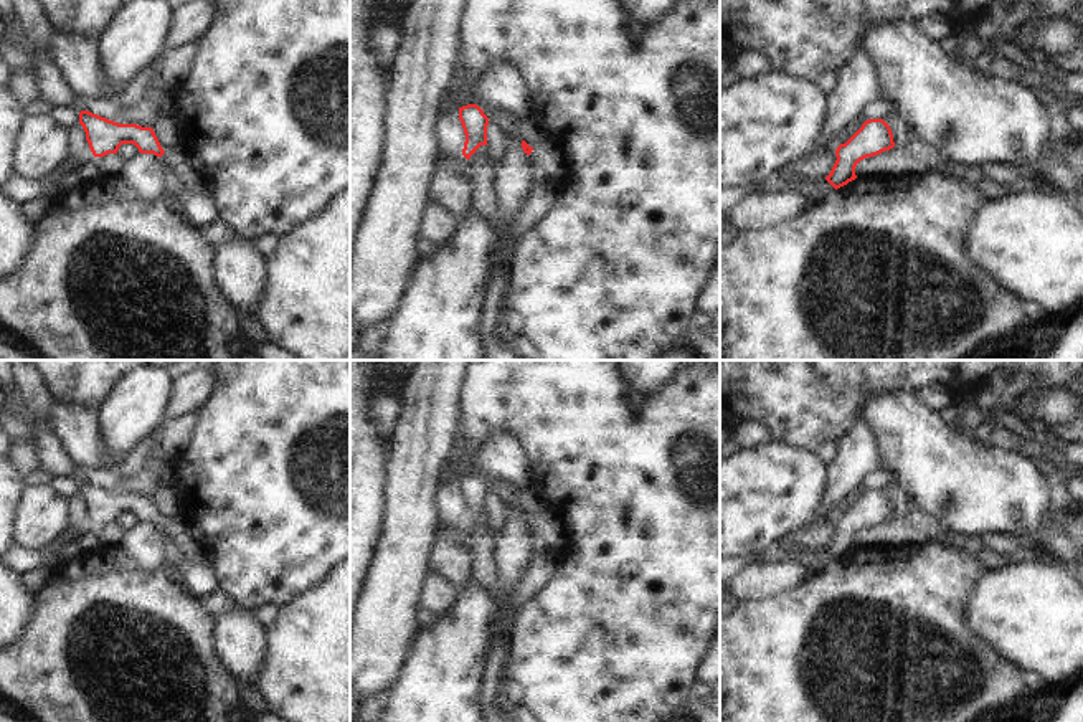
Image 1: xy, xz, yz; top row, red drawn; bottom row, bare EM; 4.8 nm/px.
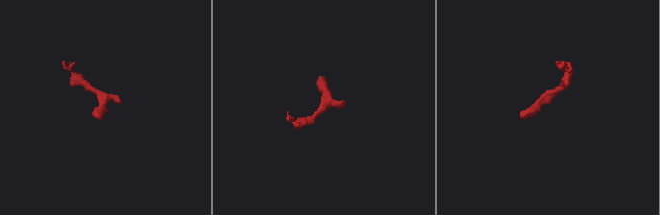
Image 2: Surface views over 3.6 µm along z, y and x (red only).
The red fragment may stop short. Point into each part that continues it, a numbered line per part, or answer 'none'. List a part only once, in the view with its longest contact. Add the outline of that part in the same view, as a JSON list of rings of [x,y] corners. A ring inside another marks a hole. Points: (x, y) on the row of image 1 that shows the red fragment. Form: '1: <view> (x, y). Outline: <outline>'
none.

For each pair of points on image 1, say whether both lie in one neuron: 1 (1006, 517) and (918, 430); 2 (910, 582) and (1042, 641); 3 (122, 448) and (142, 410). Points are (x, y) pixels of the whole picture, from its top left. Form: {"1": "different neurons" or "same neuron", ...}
{"1": "same neuron", "2": "different neurons", "3": "same neuron"}

